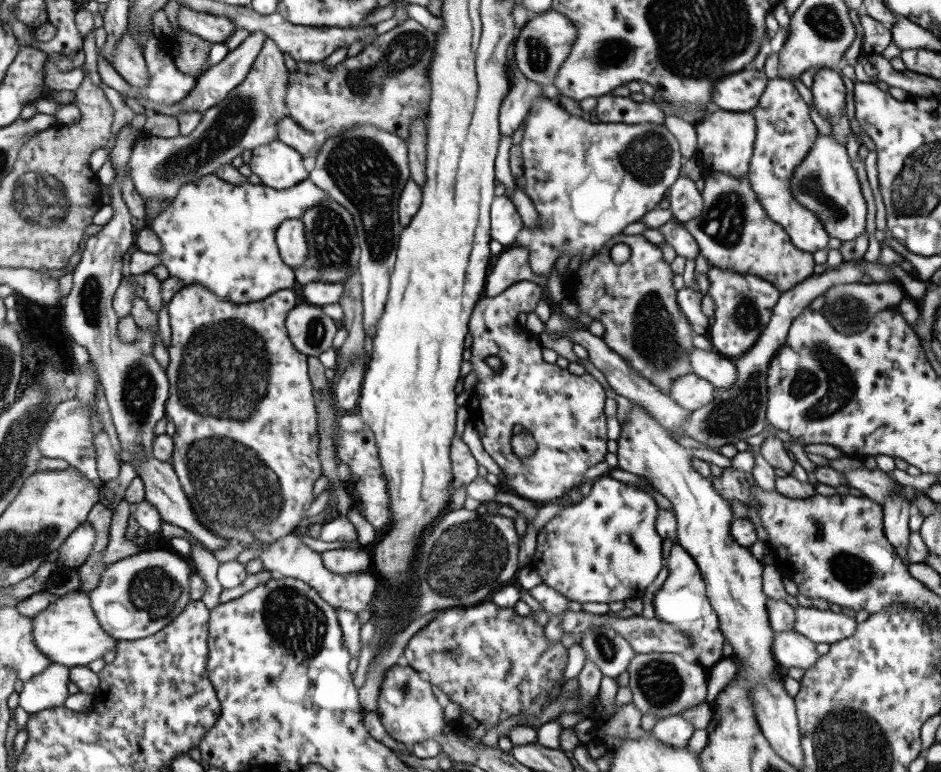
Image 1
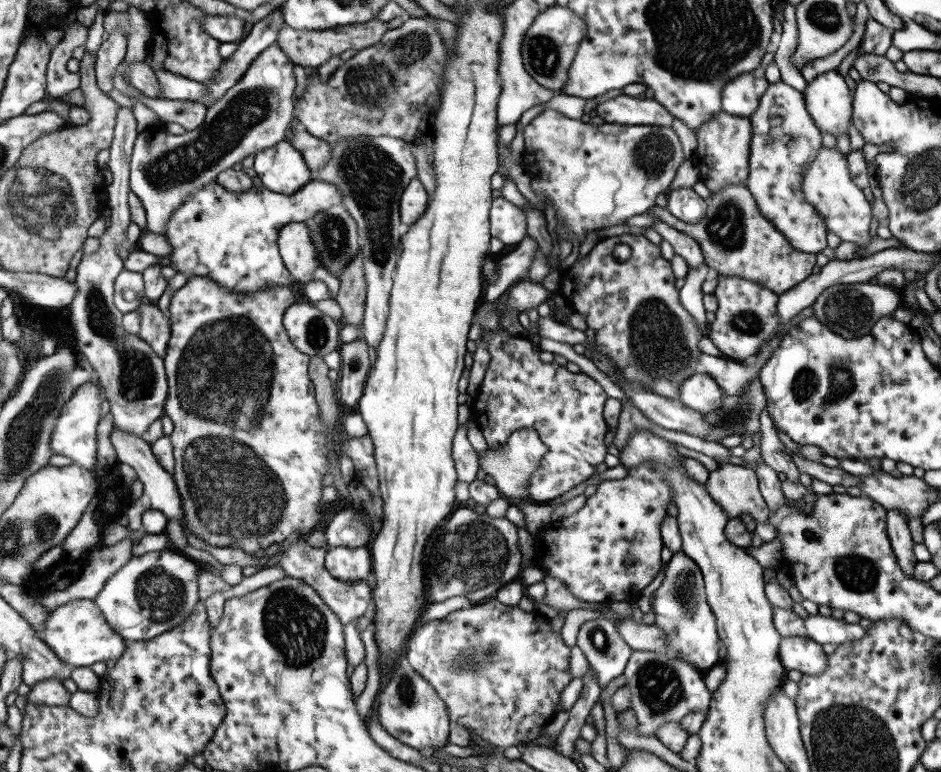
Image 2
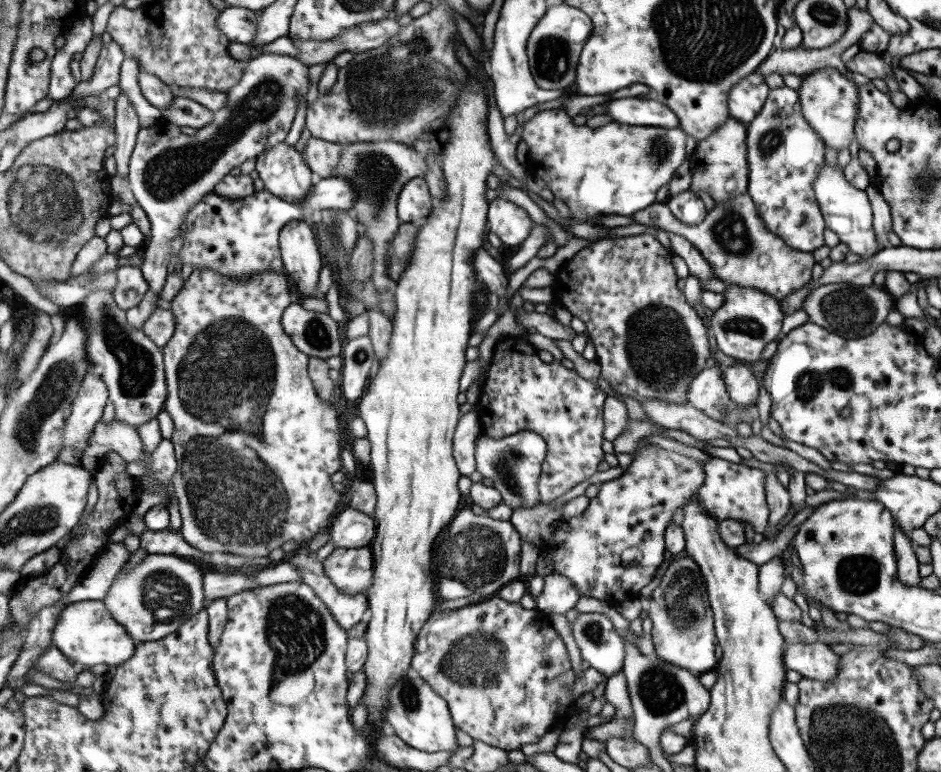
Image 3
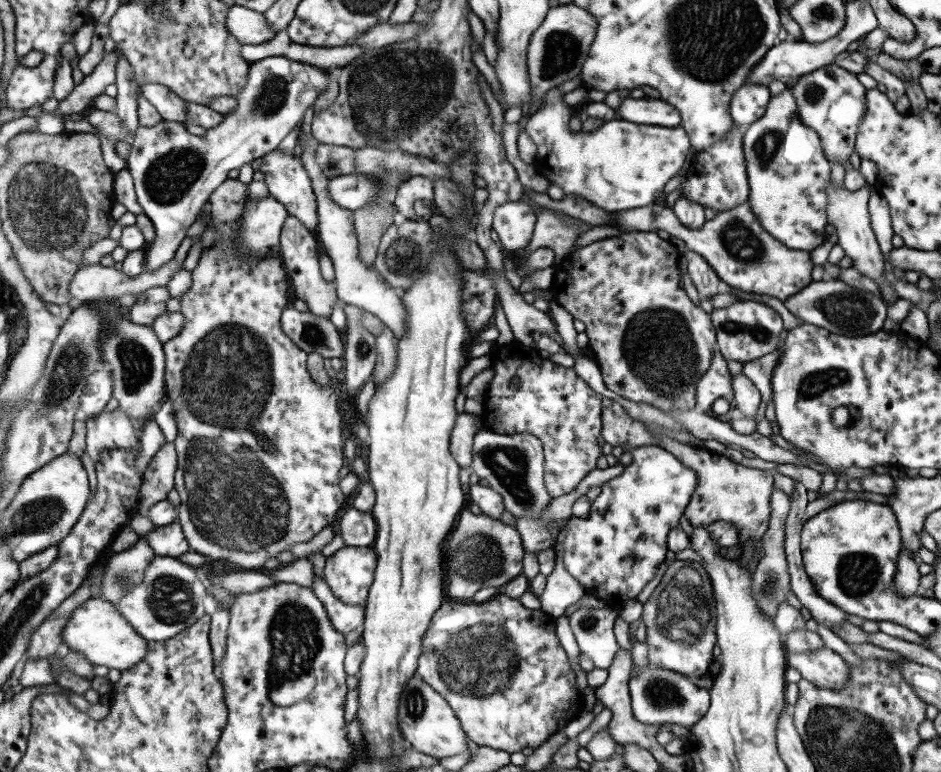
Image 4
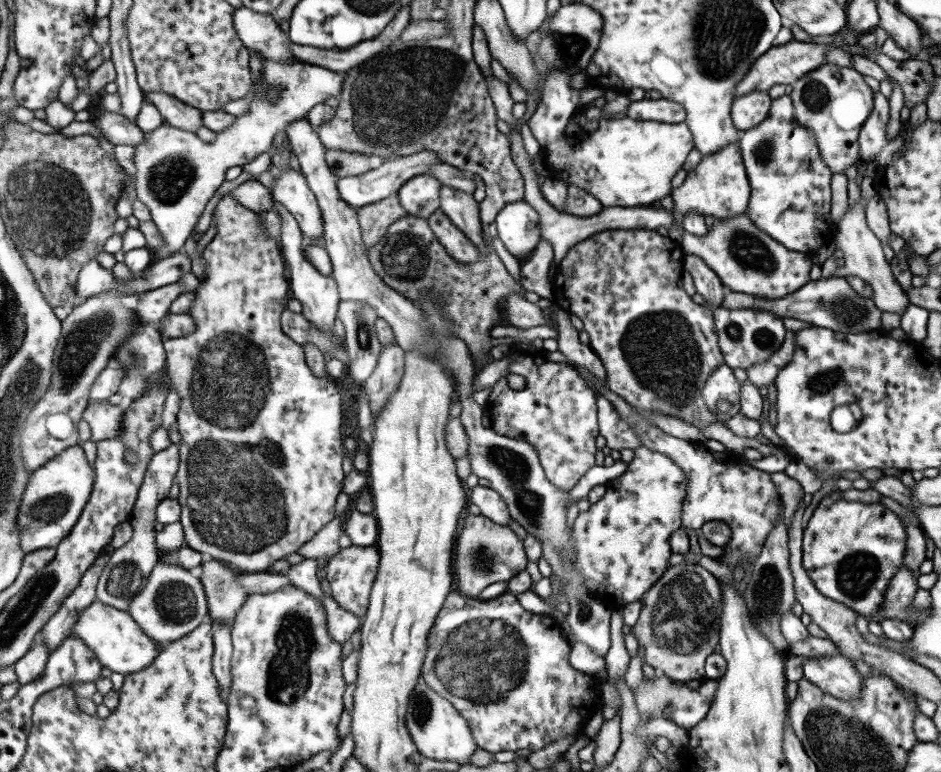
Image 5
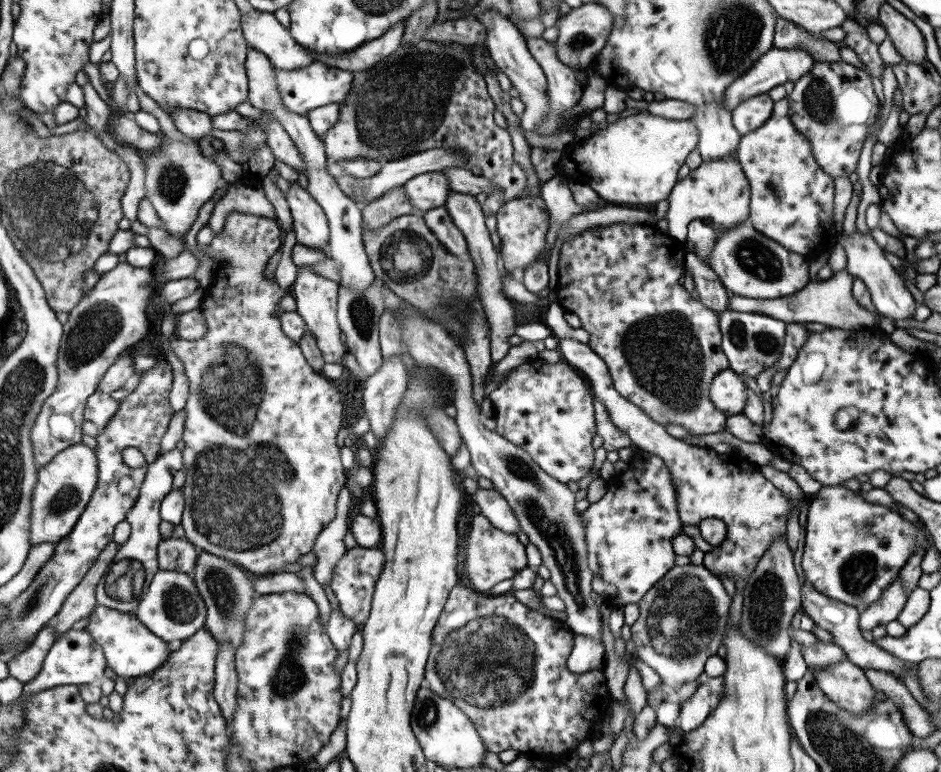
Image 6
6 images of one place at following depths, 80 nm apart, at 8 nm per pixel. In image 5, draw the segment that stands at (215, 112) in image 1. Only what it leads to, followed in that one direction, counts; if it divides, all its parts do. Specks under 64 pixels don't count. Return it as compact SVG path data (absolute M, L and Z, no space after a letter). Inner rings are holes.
M262 59L260 76L256 78L256 86L251 86L245 98L249 101L249 110L241 116L235 116L231 126L215 132L215 141L205 143L198 140L193 133L179 130L169 124L159 125L151 132L144 132L144 141L135 148L133 164L135 165L136 200L145 204L157 230L164 240L162 248L151 250L153 262L167 258L172 252L182 249L183 242L192 232L197 218L201 214L207 200L215 194L215 190L225 180L224 172L230 166L247 164L252 158L262 152L271 151L273 137L284 132L294 120L305 118L306 114L316 104L321 104L330 96L338 98L342 87L344 74L321 68L312 64L294 62L277 62L276 60Z

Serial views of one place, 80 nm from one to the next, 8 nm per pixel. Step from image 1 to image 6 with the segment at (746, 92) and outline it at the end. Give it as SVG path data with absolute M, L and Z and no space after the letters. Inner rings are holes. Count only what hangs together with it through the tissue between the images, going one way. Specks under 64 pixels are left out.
M767 93L757 94L742 100L731 113L731 122L735 130L740 134L747 134L759 128L764 120L769 118L772 111L773 100Z

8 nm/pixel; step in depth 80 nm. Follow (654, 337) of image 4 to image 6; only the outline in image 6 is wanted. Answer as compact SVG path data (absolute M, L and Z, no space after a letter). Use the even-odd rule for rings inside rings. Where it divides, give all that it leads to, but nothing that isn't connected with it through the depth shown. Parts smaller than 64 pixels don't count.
M617 223L605 225L604 227L593 228L570 236L561 245L557 263L557 284L553 291L556 294L555 301L564 310L573 312L580 320L580 327L589 333L587 346L605 363L611 378L611 386L630 404L637 406L650 420L653 420L661 427L667 423L683 427L693 434L711 434L724 431L726 416L723 412L715 410L708 392L709 383L713 377L728 368L729 363L721 350L721 331L717 324L717 314L705 308L698 300L691 299L690 292L683 289L679 284L679 278L684 276L684 254L685 243L671 238L667 233L661 233L655 226L646 226L629 223Z

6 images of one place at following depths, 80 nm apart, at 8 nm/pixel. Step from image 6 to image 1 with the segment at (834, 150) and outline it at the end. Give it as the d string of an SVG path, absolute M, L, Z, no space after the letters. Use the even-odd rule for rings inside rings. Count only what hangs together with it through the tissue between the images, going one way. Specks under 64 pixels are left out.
M817 69L809 88L812 106L821 118L831 122L831 126L844 114L845 87L838 70Z

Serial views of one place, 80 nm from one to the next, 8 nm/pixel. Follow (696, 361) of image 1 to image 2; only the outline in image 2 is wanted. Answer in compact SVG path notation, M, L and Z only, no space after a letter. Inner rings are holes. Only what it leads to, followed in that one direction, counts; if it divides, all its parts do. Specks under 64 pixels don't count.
M781 331L777 333L776 336L767 342L751 364L743 365L739 361L729 360L723 356L715 357L700 353L698 363L702 370L699 370L699 372L705 373L709 378L713 378L717 387L725 395L743 395L747 385L758 376L759 369L771 356L773 349L777 347L783 336Z

